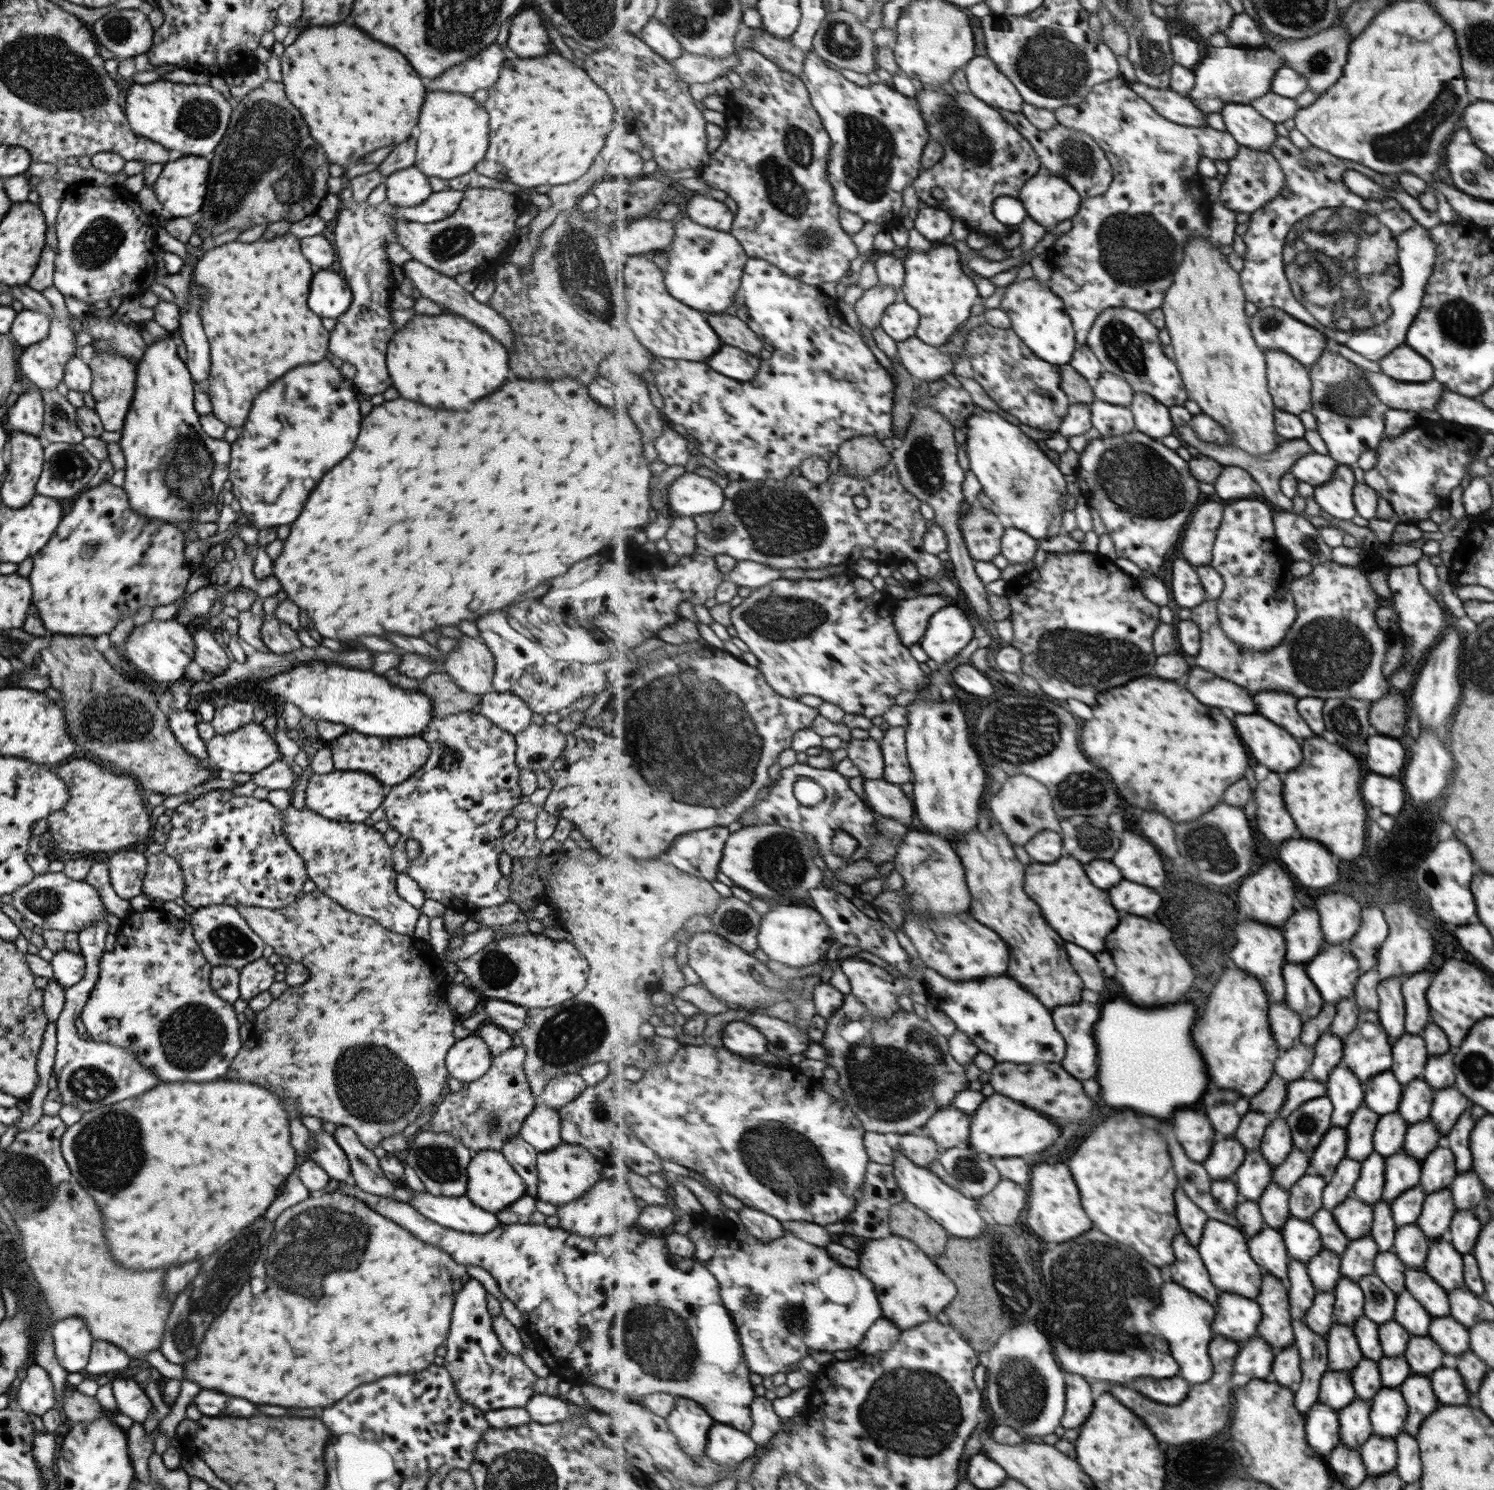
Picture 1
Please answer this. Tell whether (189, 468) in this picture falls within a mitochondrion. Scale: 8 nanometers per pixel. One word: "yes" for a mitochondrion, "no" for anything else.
yes

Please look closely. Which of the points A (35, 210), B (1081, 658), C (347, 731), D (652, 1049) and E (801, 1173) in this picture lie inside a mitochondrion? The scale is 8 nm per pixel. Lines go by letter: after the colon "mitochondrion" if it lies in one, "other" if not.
A: other
B: mitochondrion
C: other
D: mitochondrion
E: mitochondrion

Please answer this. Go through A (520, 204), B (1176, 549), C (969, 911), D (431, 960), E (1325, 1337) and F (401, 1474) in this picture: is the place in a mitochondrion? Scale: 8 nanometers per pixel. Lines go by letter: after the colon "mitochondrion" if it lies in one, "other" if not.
A: other
B: other
C: other
D: other
E: other
F: other

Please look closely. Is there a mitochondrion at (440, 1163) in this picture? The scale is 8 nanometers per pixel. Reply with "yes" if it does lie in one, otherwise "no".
yes

